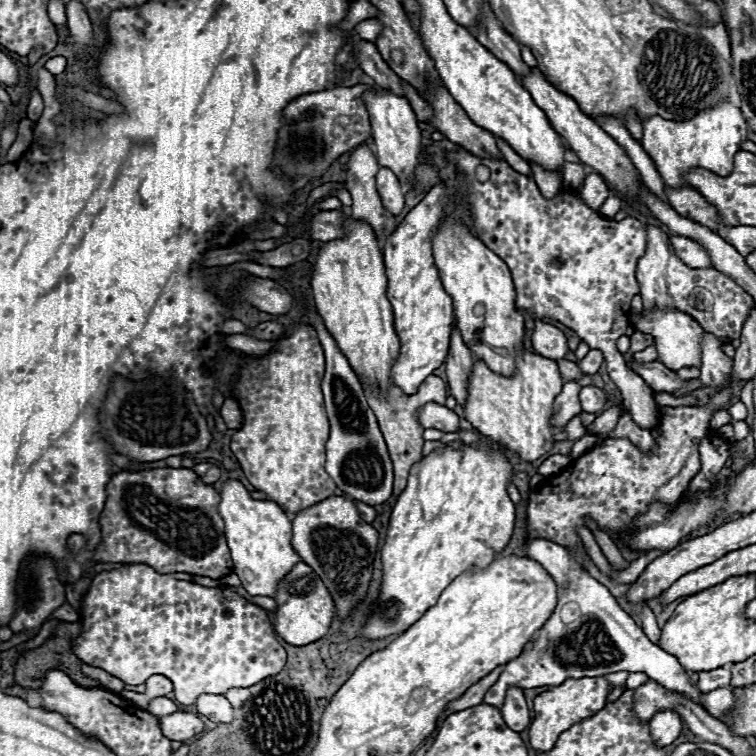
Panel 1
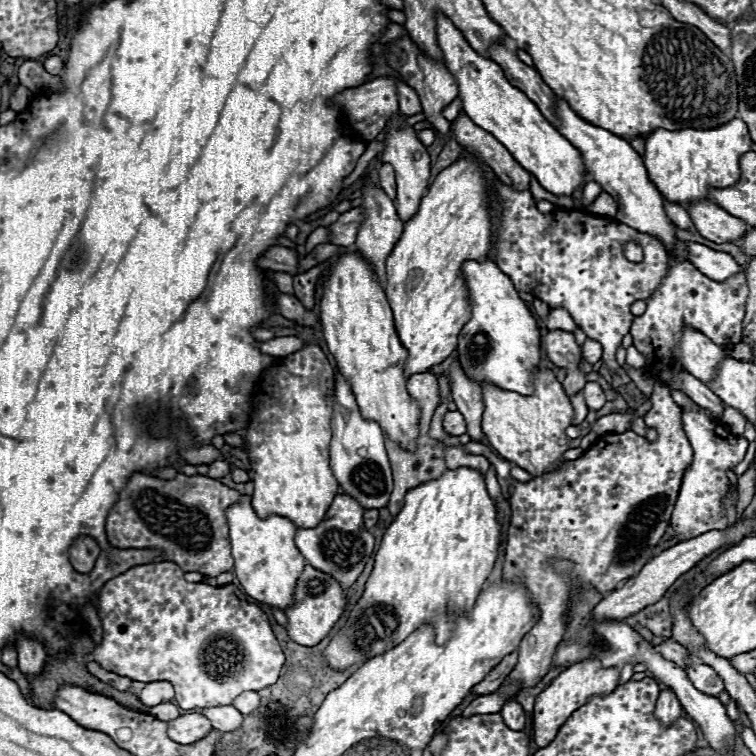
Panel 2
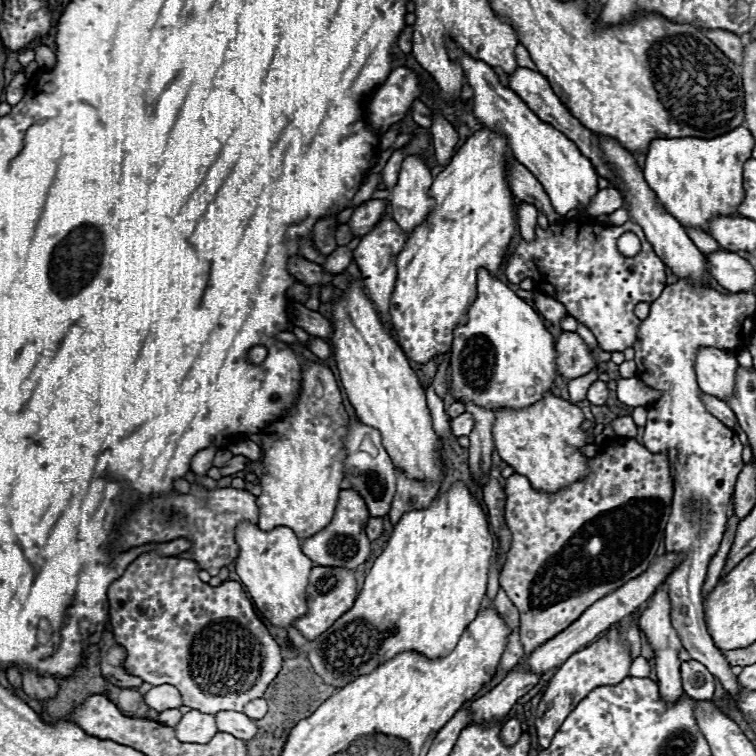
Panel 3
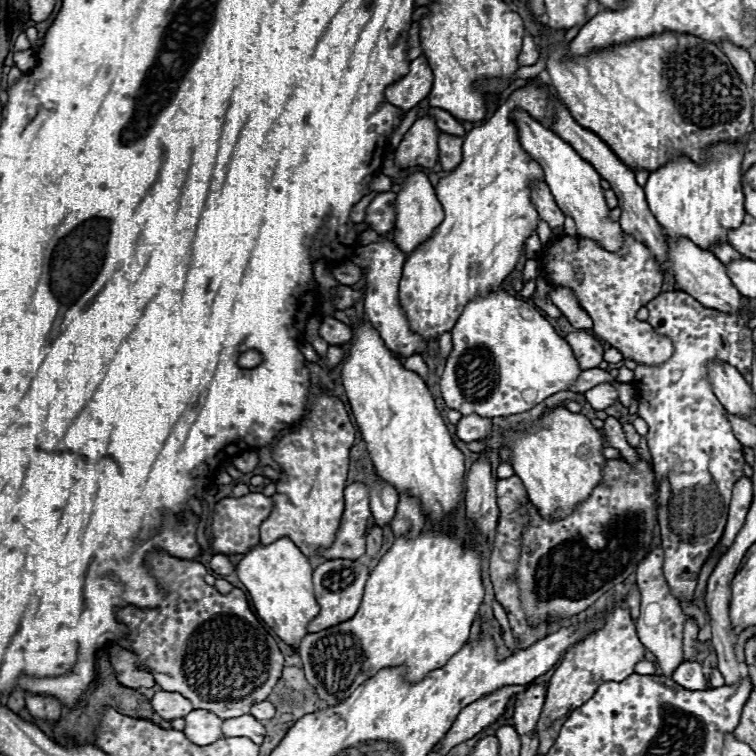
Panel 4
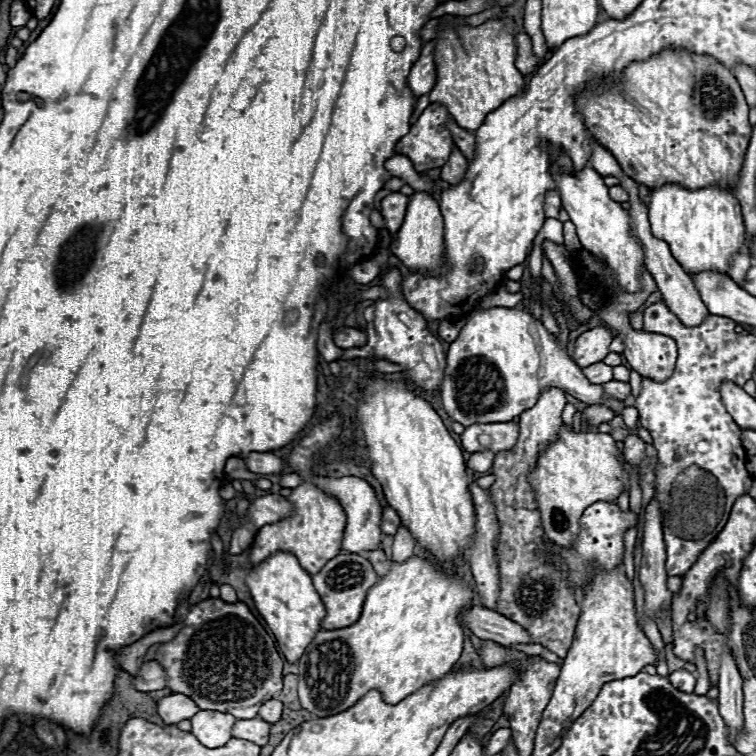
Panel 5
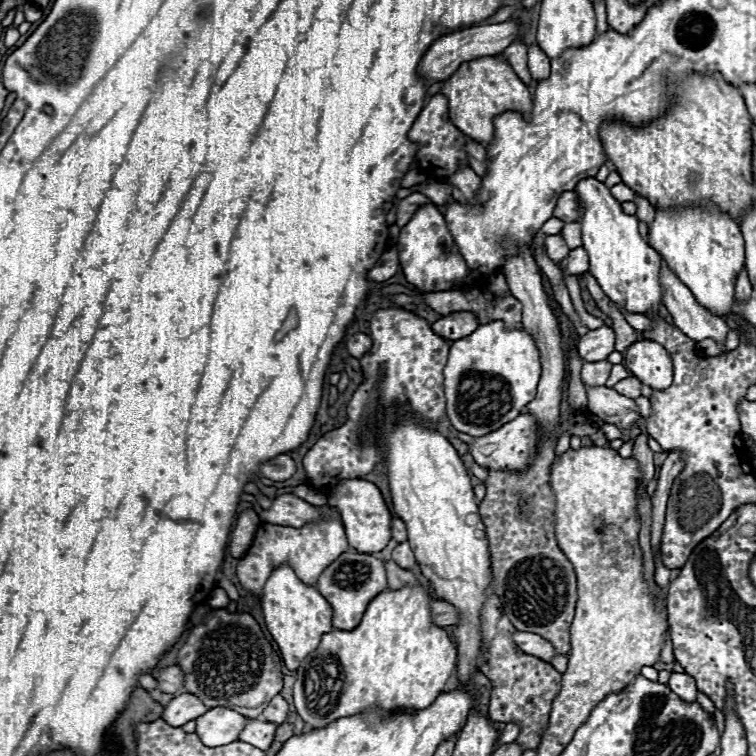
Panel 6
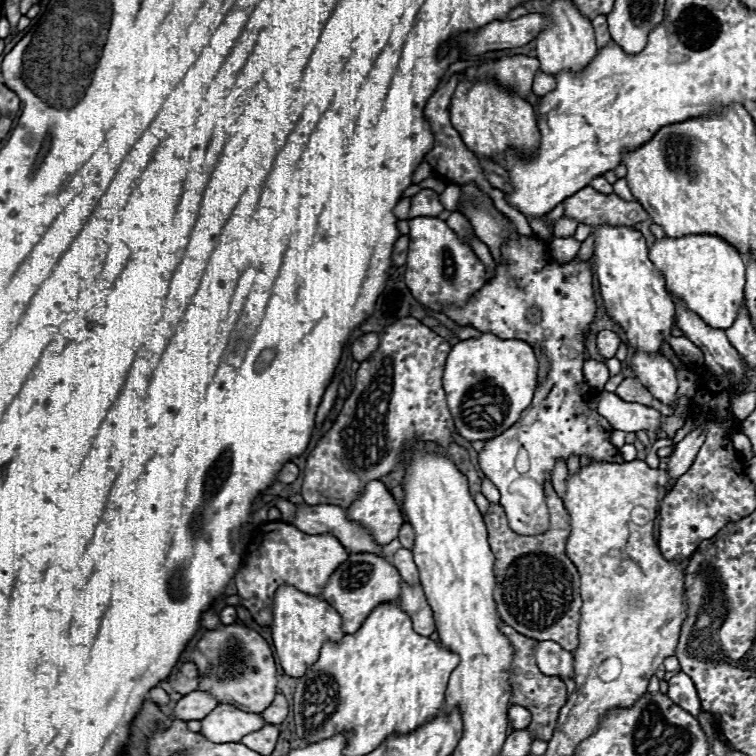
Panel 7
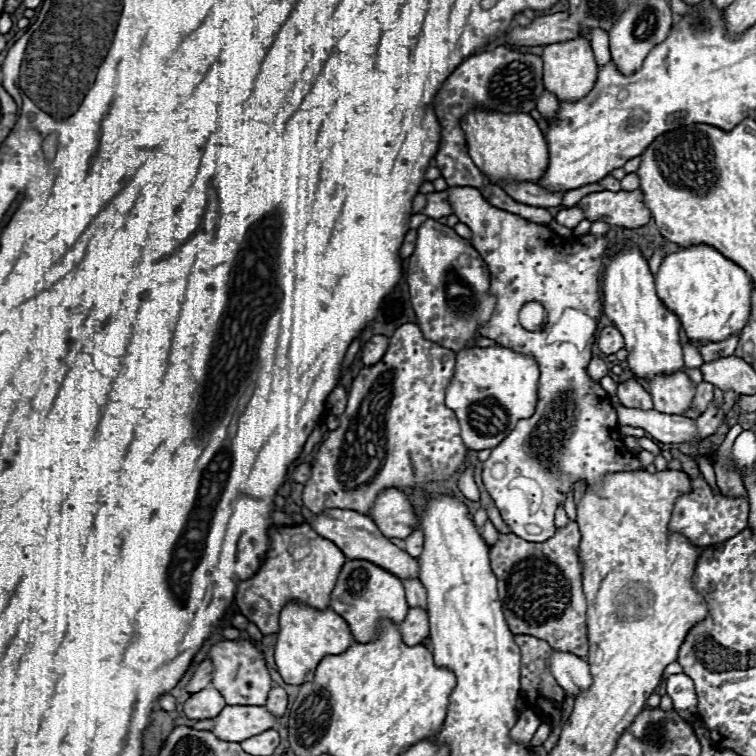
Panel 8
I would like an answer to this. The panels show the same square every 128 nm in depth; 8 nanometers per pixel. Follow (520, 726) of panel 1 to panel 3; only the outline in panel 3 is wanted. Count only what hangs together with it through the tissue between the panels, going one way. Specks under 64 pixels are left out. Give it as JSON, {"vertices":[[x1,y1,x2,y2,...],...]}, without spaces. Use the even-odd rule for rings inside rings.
{"vertices":[[510,718,502,724,500,728,500,740,506,744,506,746,514,746,522,736,522,728,520,728,520,722,516,718]]}

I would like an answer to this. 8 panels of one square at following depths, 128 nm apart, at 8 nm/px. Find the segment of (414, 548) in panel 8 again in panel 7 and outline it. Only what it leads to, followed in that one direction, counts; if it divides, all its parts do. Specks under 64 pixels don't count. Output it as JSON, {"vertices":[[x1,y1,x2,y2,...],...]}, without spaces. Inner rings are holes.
{"vertices":[[404,524,404,526,400,528,398,540,402,542,404,548,412,548,412,546,414,546,414,528,412,528,410,524]]}

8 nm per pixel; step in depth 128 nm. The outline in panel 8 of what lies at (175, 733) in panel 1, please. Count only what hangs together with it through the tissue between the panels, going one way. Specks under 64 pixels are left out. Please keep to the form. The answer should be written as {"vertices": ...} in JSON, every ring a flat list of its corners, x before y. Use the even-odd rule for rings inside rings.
{"vertices":[[226,706,216,718,212,732,226,742,242,742,250,736,262,734,278,722,278,716,268,712,264,706,254,708,234,708]]}

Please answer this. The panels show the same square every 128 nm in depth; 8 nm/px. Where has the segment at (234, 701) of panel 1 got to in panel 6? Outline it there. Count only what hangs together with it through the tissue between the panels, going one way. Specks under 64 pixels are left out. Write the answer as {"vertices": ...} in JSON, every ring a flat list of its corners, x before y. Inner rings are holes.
{"vertices":[[278,694,274,696,274,700,268,704,268,708,262,712,266,722,274,722,274,724,282,724,282,720,286,720,288,716,288,702]]}

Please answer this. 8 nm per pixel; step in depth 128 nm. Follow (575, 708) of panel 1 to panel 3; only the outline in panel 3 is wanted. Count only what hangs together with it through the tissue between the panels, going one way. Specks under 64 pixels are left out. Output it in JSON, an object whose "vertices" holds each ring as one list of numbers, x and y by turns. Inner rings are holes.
{"vertices":[[612,628,608,630,608,634,604,638,600,638,598,642,586,646,584,650,572,654,552,676,552,680,548,682,548,688,538,704,536,710,536,732,538,732,538,744,542,748,550,746,552,736,558,732,562,720,566,720,566,716,578,706,578,702,582,702,594,688,602,686,602,684,618,684,628,676,632,658,630,658,630,648,628,644,624,644,622,636,620,636,620,628]]}

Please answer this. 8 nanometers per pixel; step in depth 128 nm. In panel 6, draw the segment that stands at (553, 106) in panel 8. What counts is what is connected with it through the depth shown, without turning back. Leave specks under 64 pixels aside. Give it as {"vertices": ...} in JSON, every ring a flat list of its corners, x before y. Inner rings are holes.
{"vertices":[[532,46,528,50,528,70,532,74,532,80,536,82,546,80,546,76,550,76,550,60,538,46]]}

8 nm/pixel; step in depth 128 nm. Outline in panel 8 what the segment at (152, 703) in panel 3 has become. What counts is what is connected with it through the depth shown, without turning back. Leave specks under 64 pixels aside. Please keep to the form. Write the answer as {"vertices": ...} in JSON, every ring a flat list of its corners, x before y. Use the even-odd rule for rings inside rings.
{"vertices":[[206,688,206,690,200,690,200,692,192,694,184,702,184,714,188,718,194,718,194,720,216,718,218,712,222,712,224,706,226,706,226,702,224,702,222,694,214,688]]}

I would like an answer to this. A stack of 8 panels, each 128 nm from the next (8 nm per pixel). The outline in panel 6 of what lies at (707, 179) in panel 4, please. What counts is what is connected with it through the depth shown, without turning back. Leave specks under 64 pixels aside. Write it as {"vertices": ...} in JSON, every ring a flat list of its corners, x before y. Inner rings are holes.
{"vertices":[[708,204,706,210,658,210,650,226,648,244,662,256,680,282,692,290,698,304,714,316,730,318,734,284,744,268,744,240,740,226,728,214,722,214,714,204]]}

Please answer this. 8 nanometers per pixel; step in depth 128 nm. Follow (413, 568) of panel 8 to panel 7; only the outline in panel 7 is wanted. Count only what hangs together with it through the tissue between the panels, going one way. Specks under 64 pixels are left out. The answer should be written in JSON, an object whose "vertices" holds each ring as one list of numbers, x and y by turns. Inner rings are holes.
{"vertices":[[318,504,318,506,296,506,296,518,292,522,306,534,332,534,350,554,382,554,382,546,374,542,370,532,358,522,348,520,340,506]]}

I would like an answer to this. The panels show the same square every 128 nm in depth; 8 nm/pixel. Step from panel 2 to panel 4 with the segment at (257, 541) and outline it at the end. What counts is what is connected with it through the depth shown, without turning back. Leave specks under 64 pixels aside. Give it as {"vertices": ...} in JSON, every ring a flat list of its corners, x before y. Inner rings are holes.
{"vertices":[[280,538,268,546,258,544,250,552,246,552,236,566,236,574,248,588,258,616,276,632,276,636,286,646,298,650,302,636,308,634,306,624,310,624,310,620,318,616,318,602,314,600,312,588,312,566,308,558,292,540]]}

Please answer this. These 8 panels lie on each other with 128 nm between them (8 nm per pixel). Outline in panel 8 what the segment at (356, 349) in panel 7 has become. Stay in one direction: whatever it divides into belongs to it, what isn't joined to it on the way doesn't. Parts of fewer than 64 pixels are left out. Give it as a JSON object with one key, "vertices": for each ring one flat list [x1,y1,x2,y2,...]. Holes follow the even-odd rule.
{"vertices":[[372,336,364,348,362,348,362,362,366,366,370,364,376,364,378,360,382,360,382,356,386,354,386,348,388,348,388,338,386,336]]}

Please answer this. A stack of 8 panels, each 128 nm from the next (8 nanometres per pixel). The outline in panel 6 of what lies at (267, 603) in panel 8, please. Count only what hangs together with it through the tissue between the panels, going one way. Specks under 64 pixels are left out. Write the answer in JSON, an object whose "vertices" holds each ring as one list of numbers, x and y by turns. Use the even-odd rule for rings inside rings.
{"vertices":[[320,506,324,512,322,522,318,524,306,524,302,528,290,528,290,526,272,526,272,524,260,524,256,530,254,542,248,548,248,552,240,558,236,566,236,576,246,592,250,592,256,598,262,598,262,588,268,580,268,576,280,568,290,566,296,576,308,584,314,586,318,582,318,576,334,562,340,554,344,554,350,546,344,534,344,526,338,512,332,512,328,506],[216,587,210,594,208,605,212,608,220,609,225,608,229,601,230,599,226,592,222,588]]}

